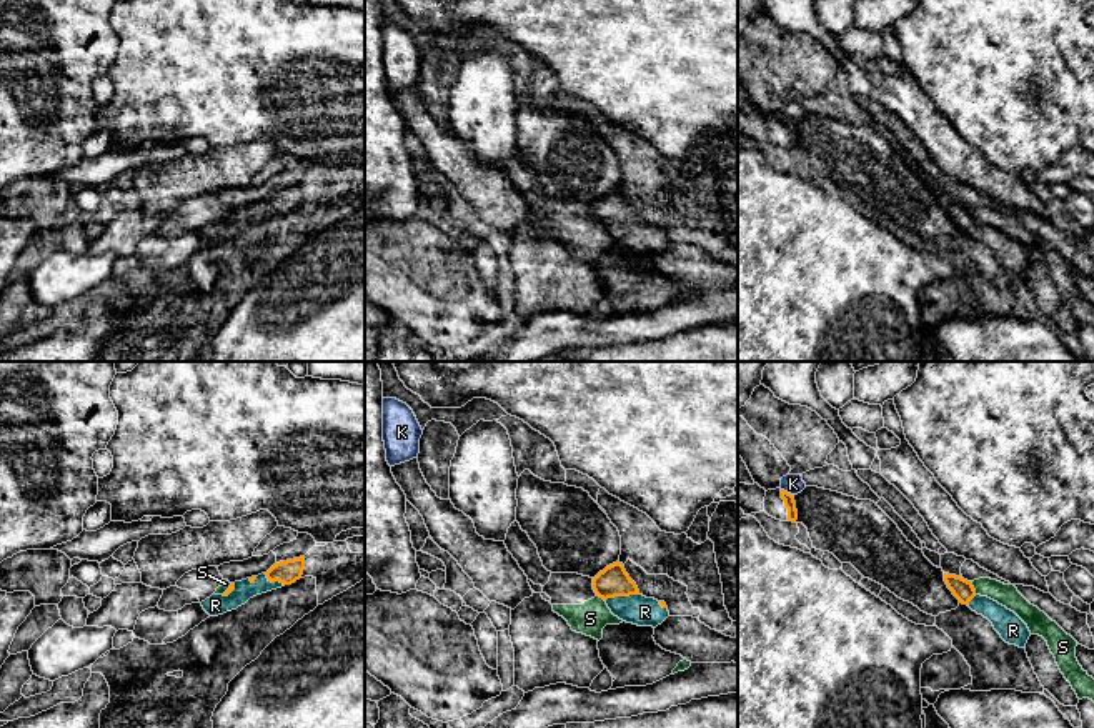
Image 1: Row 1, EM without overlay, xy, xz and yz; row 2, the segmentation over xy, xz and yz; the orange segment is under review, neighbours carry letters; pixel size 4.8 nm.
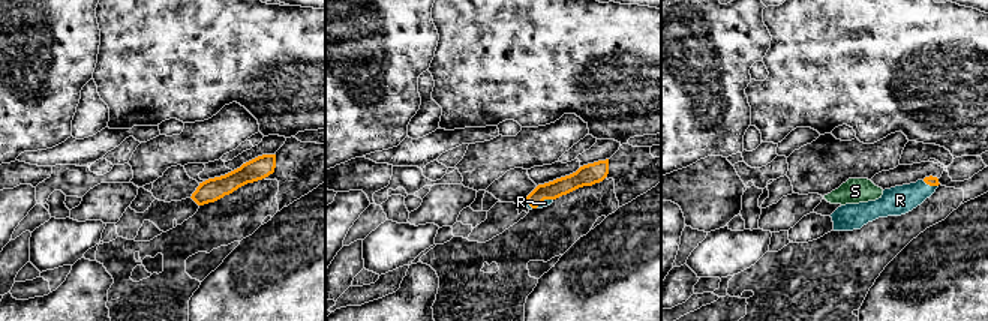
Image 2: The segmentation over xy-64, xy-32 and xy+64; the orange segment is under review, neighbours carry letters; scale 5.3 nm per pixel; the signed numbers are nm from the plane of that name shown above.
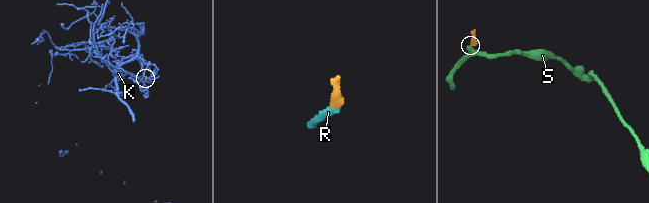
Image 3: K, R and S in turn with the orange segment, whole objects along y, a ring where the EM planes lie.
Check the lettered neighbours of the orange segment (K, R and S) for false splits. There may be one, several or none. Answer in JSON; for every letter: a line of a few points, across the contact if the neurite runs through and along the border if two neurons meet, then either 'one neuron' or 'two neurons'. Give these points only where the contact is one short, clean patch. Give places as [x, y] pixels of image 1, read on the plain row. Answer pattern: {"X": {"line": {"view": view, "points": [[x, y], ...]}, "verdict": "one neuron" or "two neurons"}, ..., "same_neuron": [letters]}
{"K": {"line": {"view": "yz", "points": [[781, 115], [791, 122]]}, "verdict": "two neurons"}, "R": {"line": {"view": "xz", "points": [[613, 207], [621, 222], [635, 235], [645, 239]]}, "verdict": "one neuron"}, "S": {"line": {"view": "yz", "points": [[971, 210], [976, 220]]}, "verdict": "two neurons"}, "same_neuron": ["R"]}

